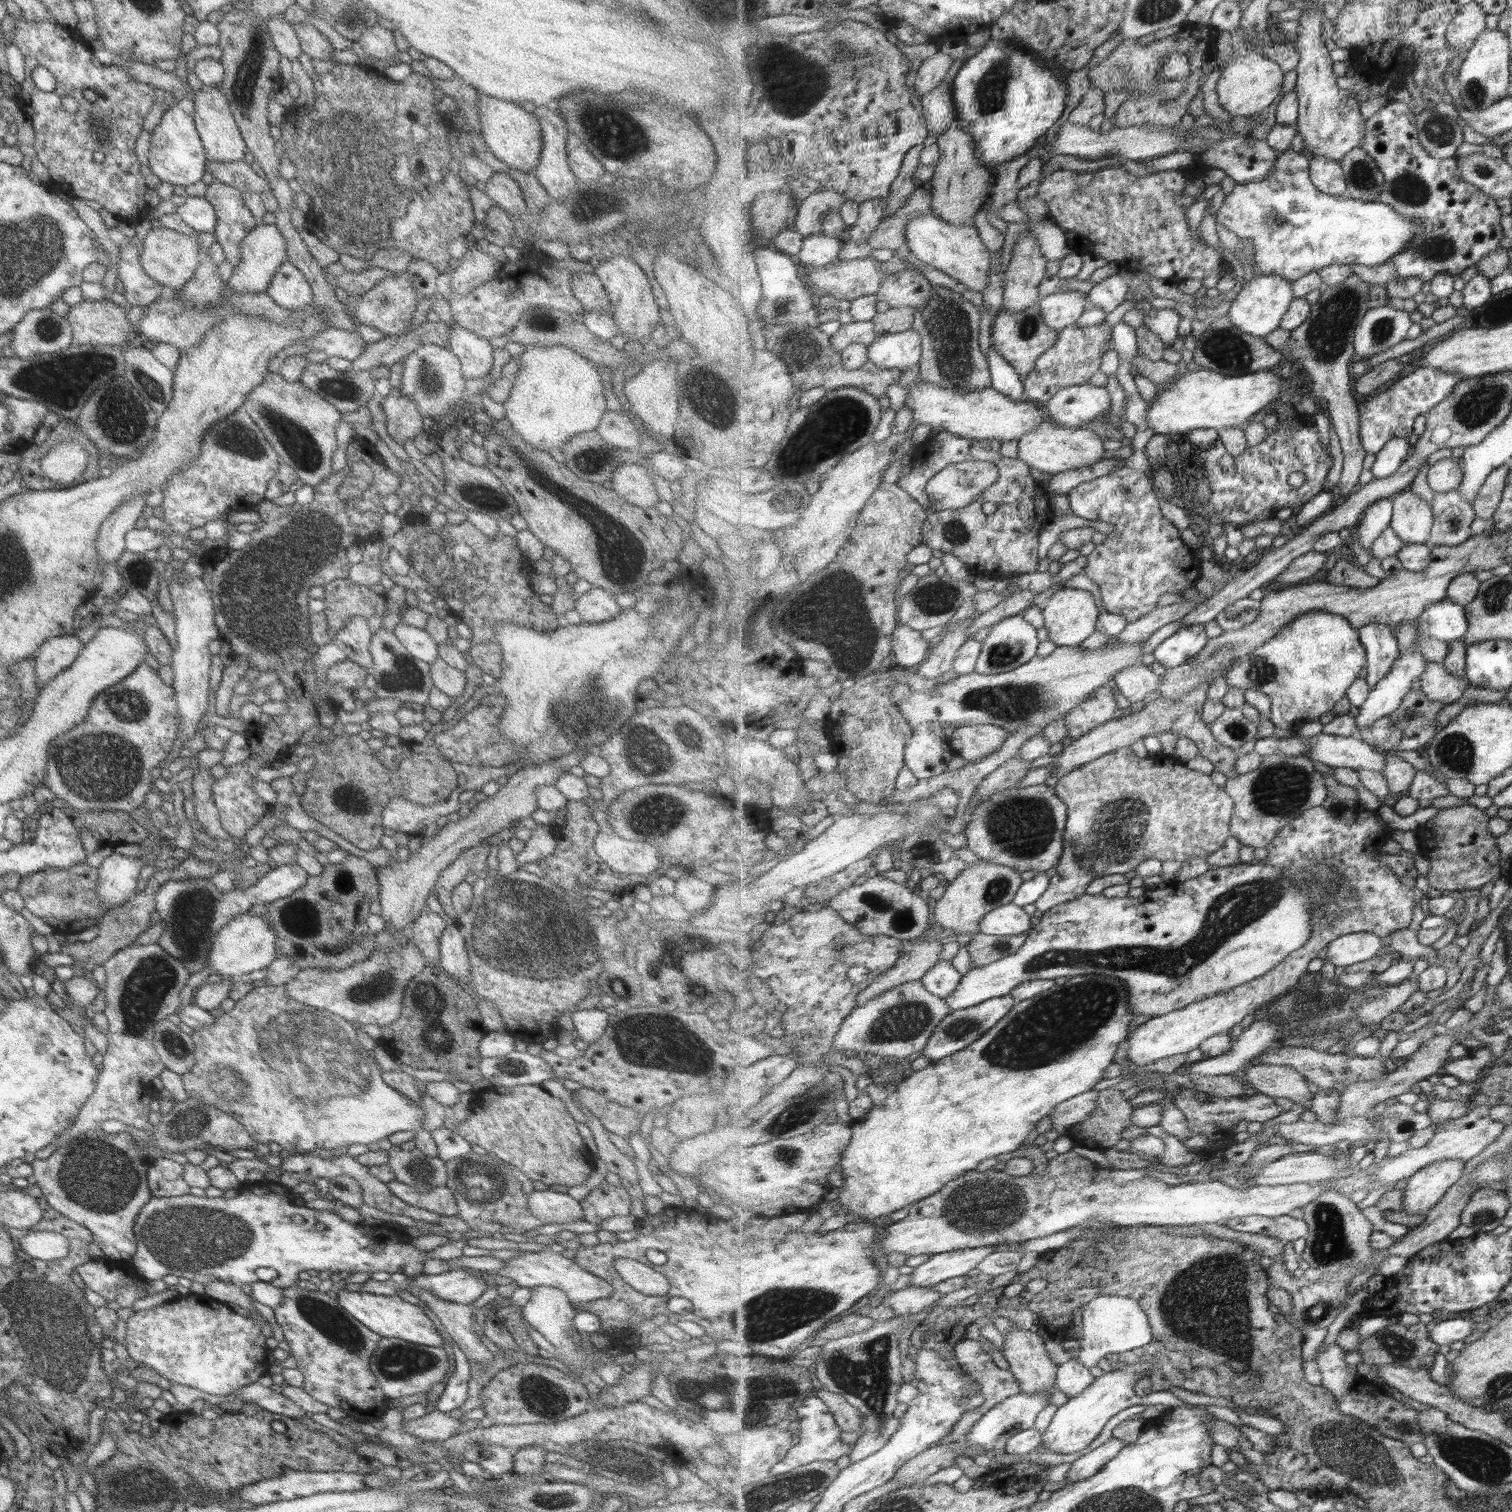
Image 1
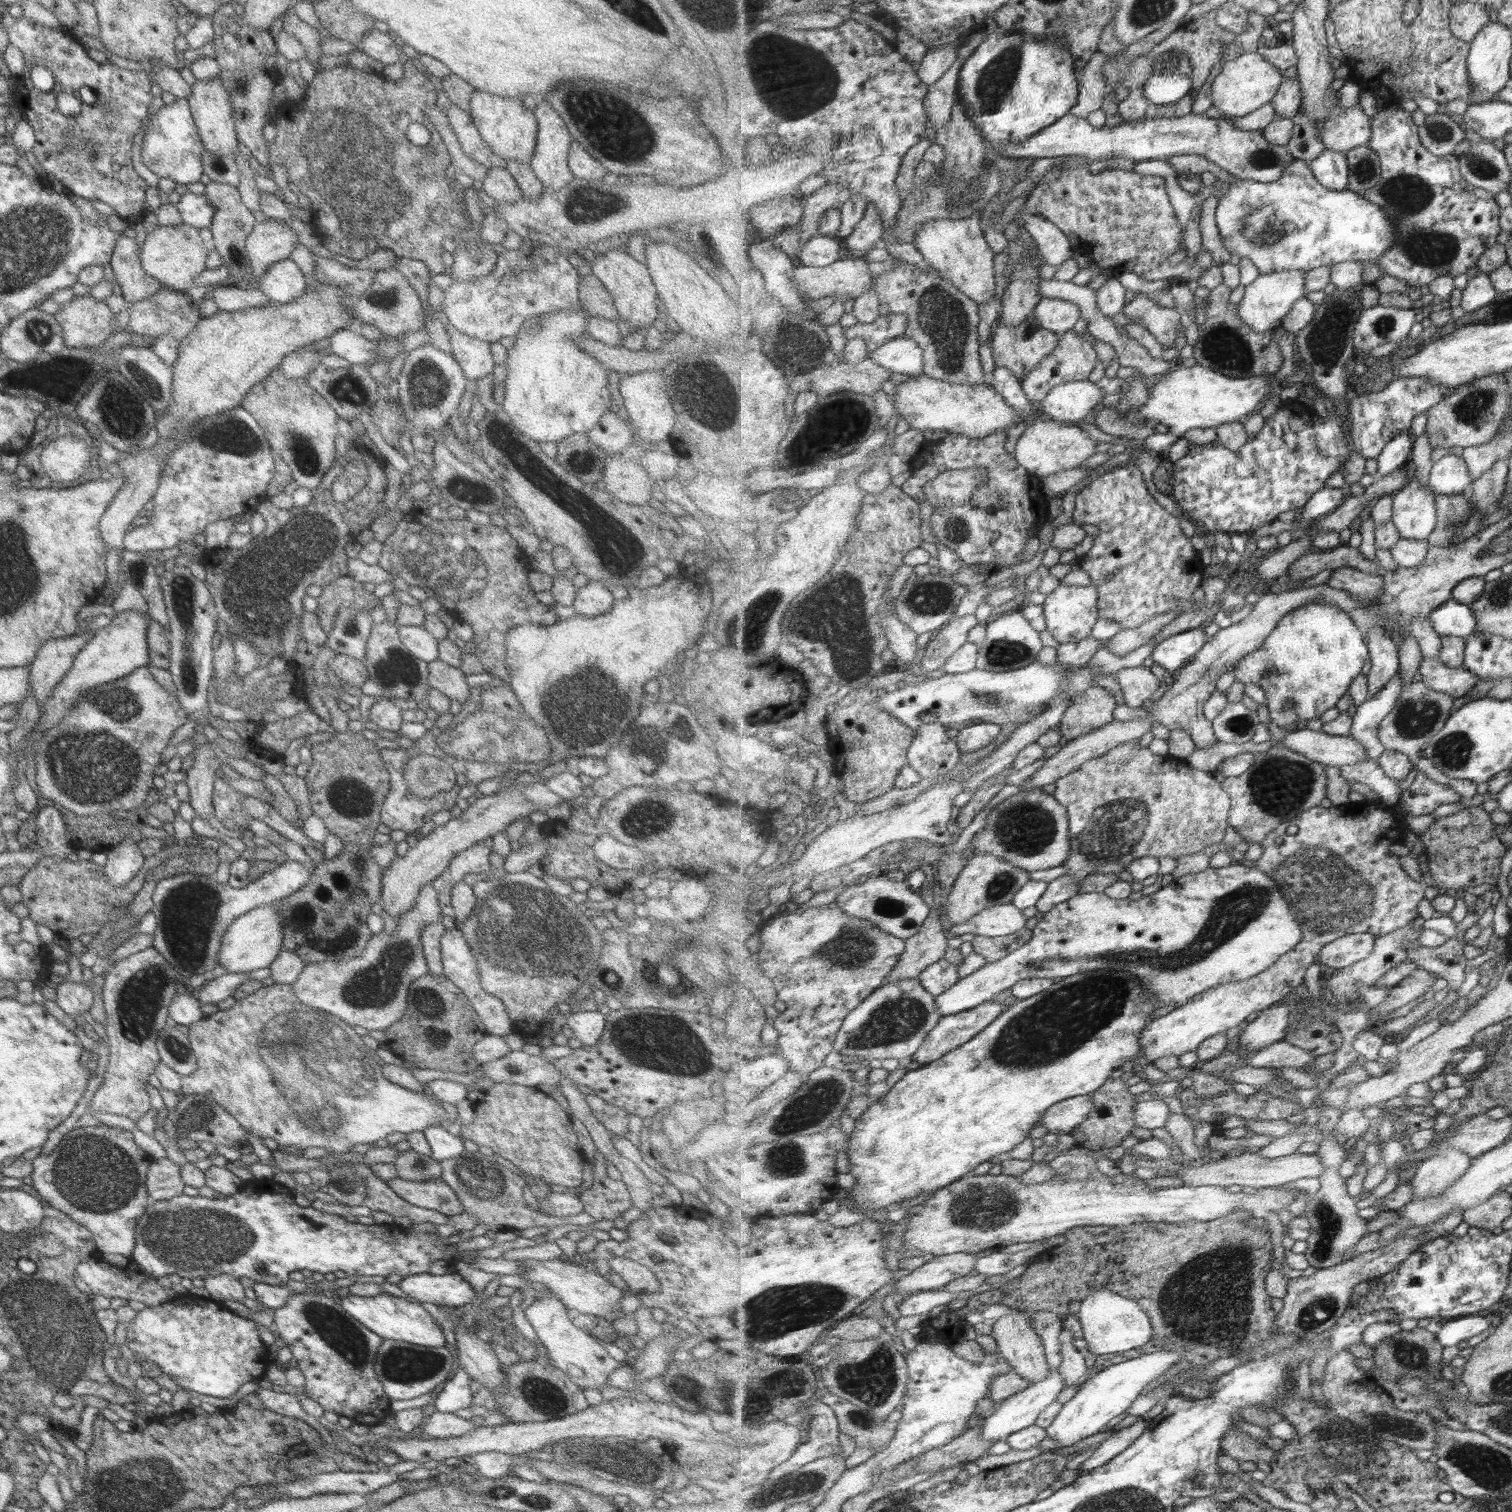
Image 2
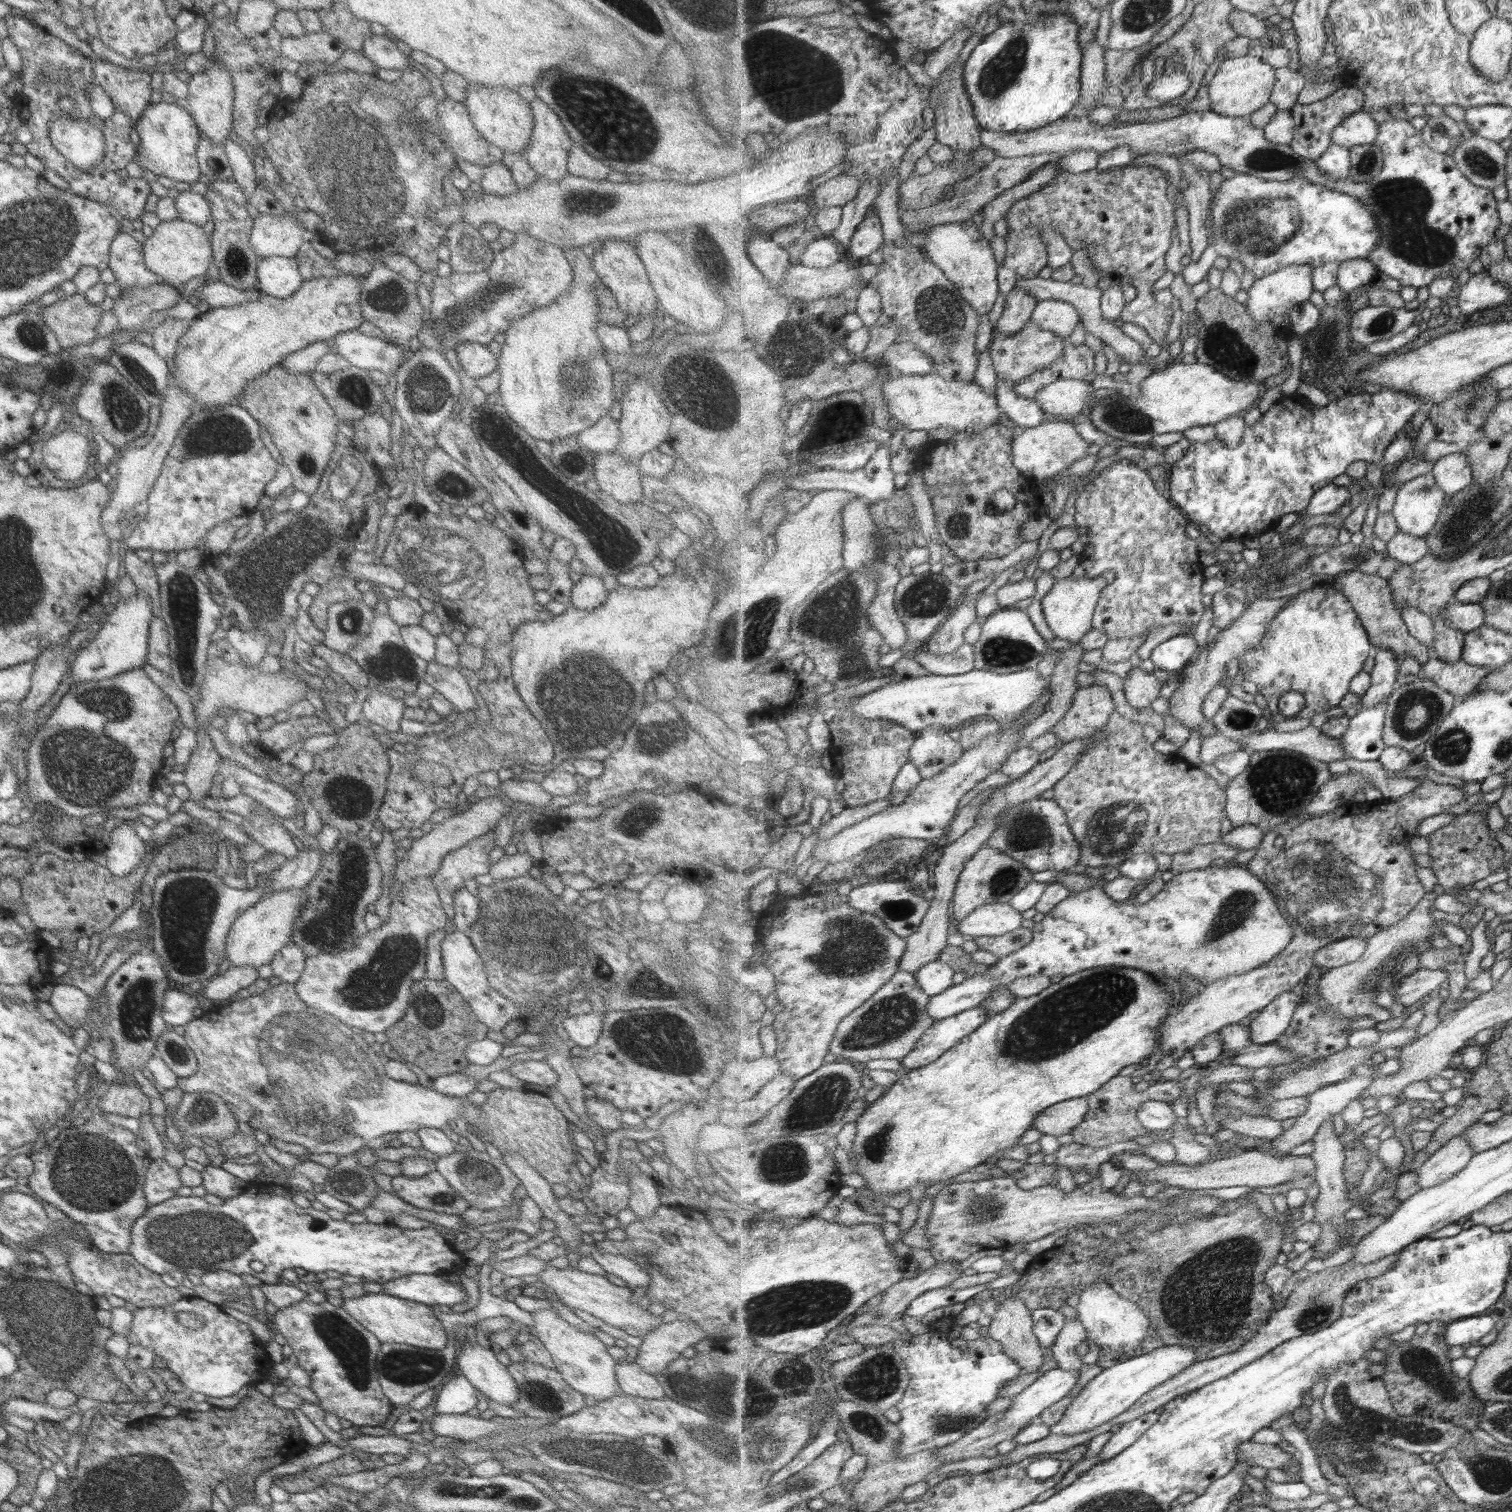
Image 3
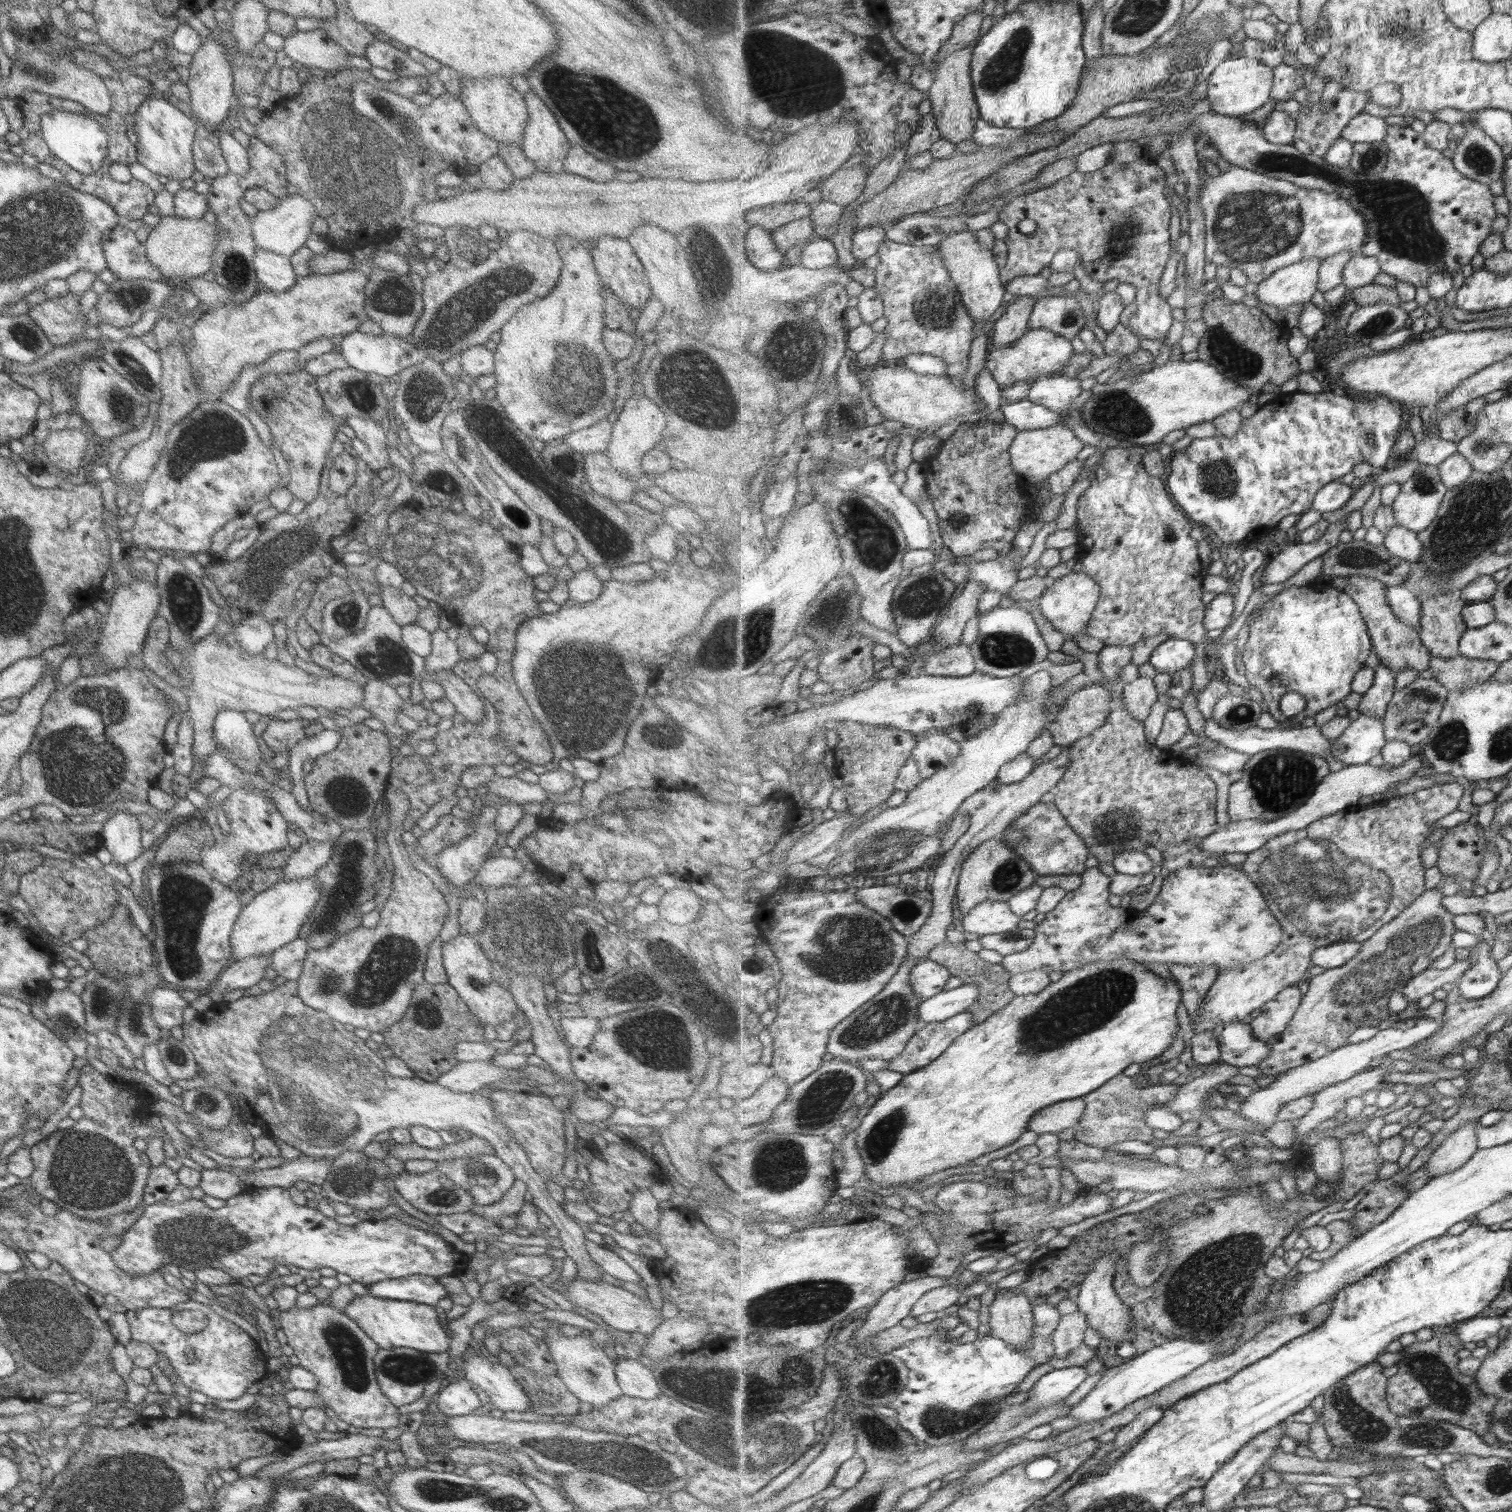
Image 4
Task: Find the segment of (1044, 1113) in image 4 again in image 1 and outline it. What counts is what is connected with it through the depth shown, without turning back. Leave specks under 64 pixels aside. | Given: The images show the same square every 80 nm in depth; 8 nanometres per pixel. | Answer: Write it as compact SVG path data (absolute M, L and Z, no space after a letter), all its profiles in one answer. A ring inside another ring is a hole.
M1090 1090L1058 1104L1048 1117L1051 1118L1052 1128L1065 1135L1074 1124L1091 1118L1092 1112L1099 1106L1099 1101L1100 1092Z

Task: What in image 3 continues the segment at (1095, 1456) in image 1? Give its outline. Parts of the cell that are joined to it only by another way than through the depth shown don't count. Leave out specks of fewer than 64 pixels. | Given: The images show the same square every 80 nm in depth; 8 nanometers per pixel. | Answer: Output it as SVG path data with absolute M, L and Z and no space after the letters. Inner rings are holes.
M1161 1408L1157 1412L1149 1412L1135 1421L1124 1424L1102 1447L1098 1454L1100 1462L1115 1458L1121 1452L1133 1446L1149 1428L1159 1422L1163 1412L1164 1408Z

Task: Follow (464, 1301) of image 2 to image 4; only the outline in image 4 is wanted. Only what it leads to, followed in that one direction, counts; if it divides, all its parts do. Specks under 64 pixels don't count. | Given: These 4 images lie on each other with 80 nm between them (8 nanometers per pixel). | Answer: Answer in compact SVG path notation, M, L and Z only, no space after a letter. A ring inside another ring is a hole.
M418 1274L394 1278L368 1285L369 1293L377 1298L398 1301L411 1301L434 1306L441 1298L448 1298L443 1285L434 1278Z

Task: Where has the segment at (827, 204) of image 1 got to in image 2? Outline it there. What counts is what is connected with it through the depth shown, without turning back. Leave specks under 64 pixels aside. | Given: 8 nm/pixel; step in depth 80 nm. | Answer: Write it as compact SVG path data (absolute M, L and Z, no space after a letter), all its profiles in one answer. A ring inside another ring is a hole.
M826 184L804 199L804 215L799 228L803 228L803 242L821 234L820 218L824 212L840 209L852 196L852 192L841 184Z

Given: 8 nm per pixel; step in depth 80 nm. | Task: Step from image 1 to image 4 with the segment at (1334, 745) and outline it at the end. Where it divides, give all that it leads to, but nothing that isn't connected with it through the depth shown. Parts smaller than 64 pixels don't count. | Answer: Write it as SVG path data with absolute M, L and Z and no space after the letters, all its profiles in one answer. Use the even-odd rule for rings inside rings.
M1212 718L1205 719L1203 736L1215 740L1218 744L1230 748L1233 752L1239 751L1250 756L1255 756L1260 752L1275 749L1291 749L1307 754L1314 754L1325 758L1327 754L1332 753L1333 743L1323 733L1321 726L1313 725L1311 727L1292 726L1291 728L1263 729L1259 726L1252 726L1247 730L1229 730L1227 727L1219 724Z

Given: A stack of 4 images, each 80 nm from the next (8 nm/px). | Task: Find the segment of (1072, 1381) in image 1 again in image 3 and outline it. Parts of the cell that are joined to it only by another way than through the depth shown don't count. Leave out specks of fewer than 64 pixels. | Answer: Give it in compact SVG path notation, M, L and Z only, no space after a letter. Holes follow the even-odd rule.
M1077 1317L1063 1327L1053 1346L1053 1356L1057 1360L1058 1368L1063 1371L1079 1371L1083 1368L1083 1362L1077 1354L1077 1346L1083 1342L1087 1342L1087 1329Z

